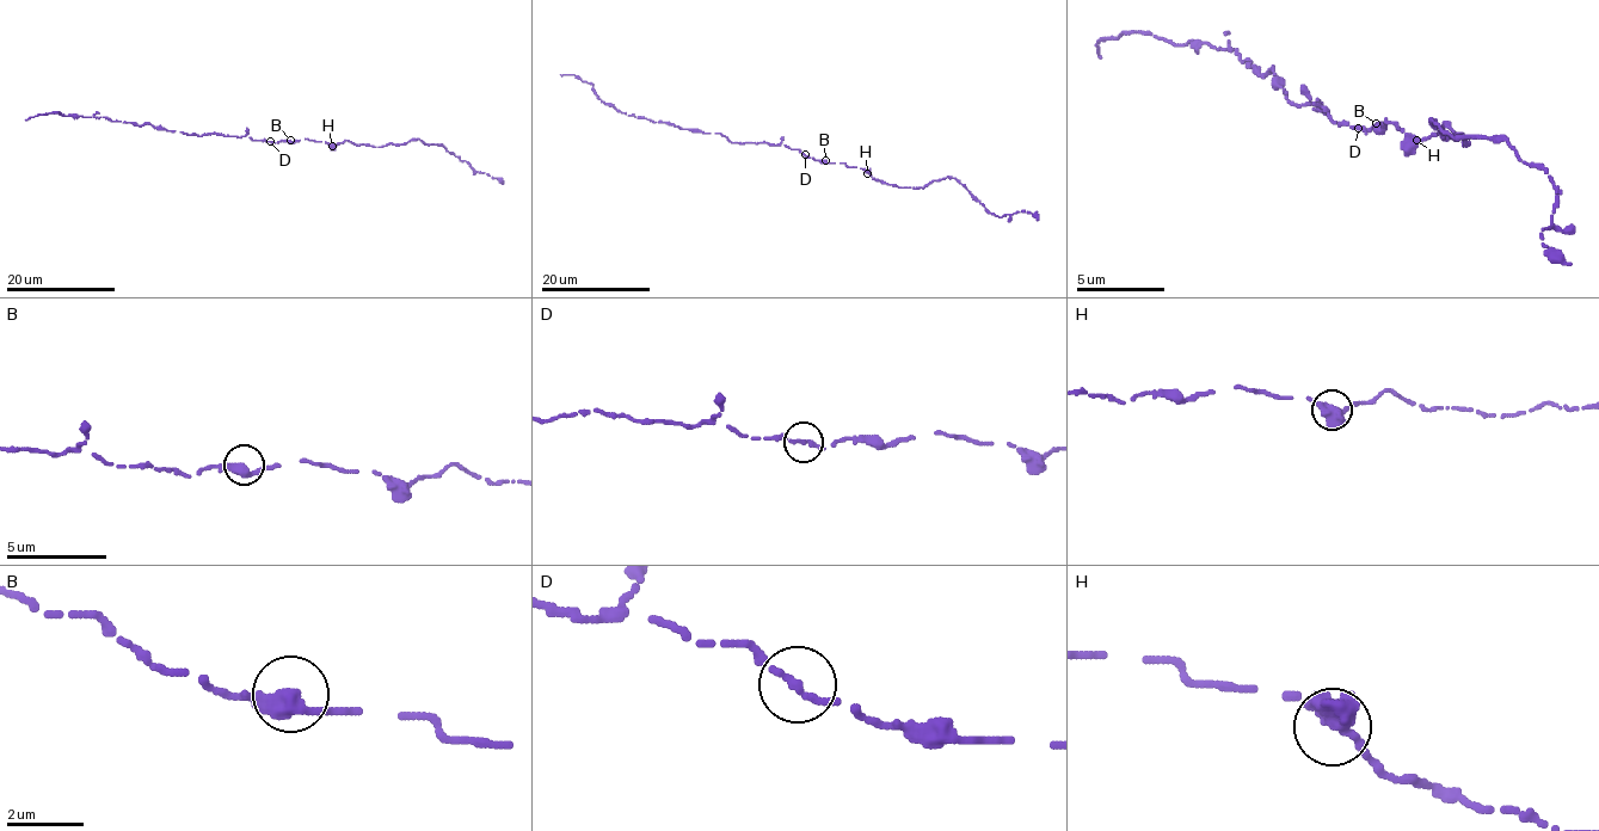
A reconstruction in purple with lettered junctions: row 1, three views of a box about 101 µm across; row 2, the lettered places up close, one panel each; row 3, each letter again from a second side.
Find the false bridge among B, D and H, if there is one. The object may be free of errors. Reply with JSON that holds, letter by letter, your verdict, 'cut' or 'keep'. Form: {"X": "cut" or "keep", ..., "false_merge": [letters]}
{"B": "keep", "D": "keep", "H": "keep", "false_merge": []}

